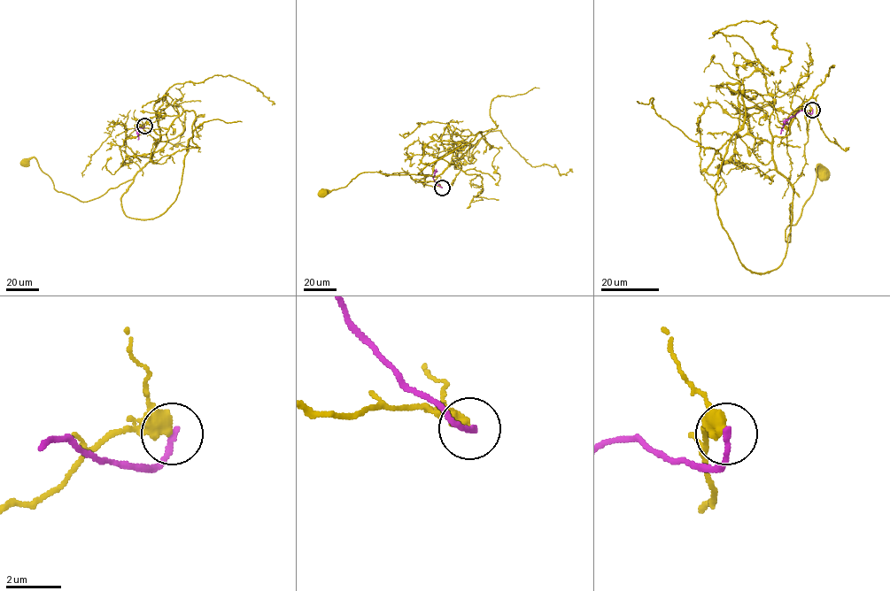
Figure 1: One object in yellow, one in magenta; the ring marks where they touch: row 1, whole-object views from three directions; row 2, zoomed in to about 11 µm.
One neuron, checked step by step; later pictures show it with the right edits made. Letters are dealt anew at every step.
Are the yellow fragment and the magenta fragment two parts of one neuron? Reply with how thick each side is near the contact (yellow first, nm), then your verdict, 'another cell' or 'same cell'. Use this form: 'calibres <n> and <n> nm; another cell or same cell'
calibres 550 and 240 nm; another cell

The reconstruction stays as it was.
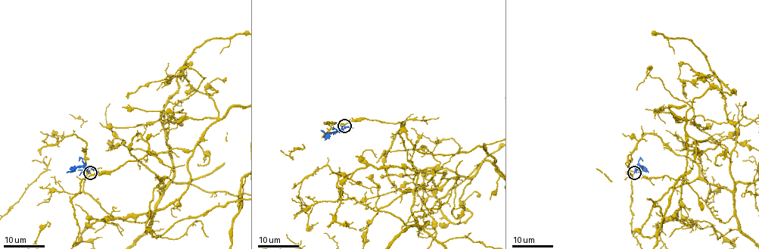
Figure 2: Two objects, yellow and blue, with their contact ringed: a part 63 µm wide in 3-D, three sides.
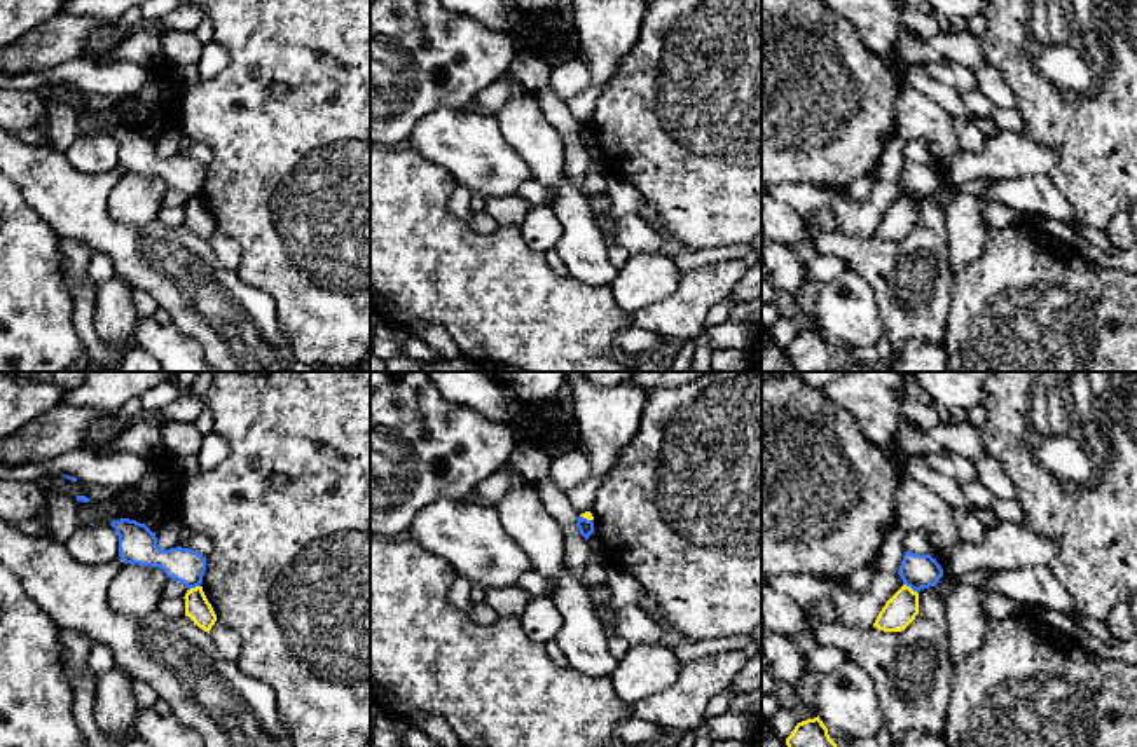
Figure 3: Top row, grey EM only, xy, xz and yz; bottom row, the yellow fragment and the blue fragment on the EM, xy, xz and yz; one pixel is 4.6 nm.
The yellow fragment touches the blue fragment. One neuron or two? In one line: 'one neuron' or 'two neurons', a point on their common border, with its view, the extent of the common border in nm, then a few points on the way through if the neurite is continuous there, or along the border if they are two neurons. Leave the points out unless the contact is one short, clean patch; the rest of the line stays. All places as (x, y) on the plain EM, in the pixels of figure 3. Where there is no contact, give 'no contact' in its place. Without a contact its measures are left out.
two neurons | yz (909, 196) | 90 nm | along yz (903, 192), (917, 203)

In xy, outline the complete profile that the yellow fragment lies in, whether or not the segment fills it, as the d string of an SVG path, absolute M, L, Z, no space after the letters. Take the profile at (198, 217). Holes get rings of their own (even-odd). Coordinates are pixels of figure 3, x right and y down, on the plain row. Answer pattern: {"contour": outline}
{"contour": "M203 195L187 199L183 208L185 208L185 225L189 225L194 230L194 234L210 243L211 236L217 230L217 223L211 213L208 211Z"}

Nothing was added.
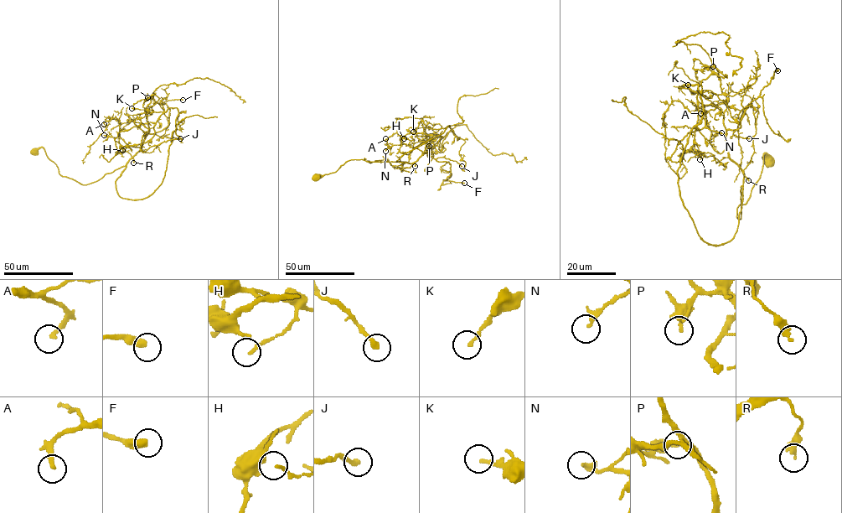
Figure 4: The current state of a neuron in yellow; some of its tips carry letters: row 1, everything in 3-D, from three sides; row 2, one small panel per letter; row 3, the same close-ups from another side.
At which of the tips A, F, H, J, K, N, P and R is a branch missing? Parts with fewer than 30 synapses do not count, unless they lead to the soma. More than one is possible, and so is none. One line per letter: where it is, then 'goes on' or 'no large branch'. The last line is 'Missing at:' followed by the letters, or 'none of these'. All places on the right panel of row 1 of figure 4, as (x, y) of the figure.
A: at (700, 113); goes on
F: at (777, 70); no large branch
H: at (699, 159); no large branch
J: at (749, 138); goes on
K: at (688, 85); no large branch
N: at (721, 132); no large branch
P: at (713, 66); no large branch
R: at (748, 180); no large branch
Missing at: A, J

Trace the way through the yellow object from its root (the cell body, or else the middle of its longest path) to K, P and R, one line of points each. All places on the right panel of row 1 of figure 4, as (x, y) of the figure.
K: (769, 159), (739, 219), (744, 172), (726, 148), (714, 65), (724, 76), (688, 85)
P: (769, 159), (763, 155), (739, 219), (744, 172), (726, 148), (727, 97), (713, 66)
R: (769, 159), (766, 153), (763, 155), (760, 178), (746, 202), (737, 208), (739, 219), (743, 173), (748, 180)

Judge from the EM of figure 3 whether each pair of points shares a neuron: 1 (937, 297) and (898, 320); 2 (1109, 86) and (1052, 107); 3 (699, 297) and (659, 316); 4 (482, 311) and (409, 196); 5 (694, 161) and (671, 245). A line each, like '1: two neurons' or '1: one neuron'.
1: one neuron
2: one neuron
3: one neuron
4: one neuron
5: two neurons

